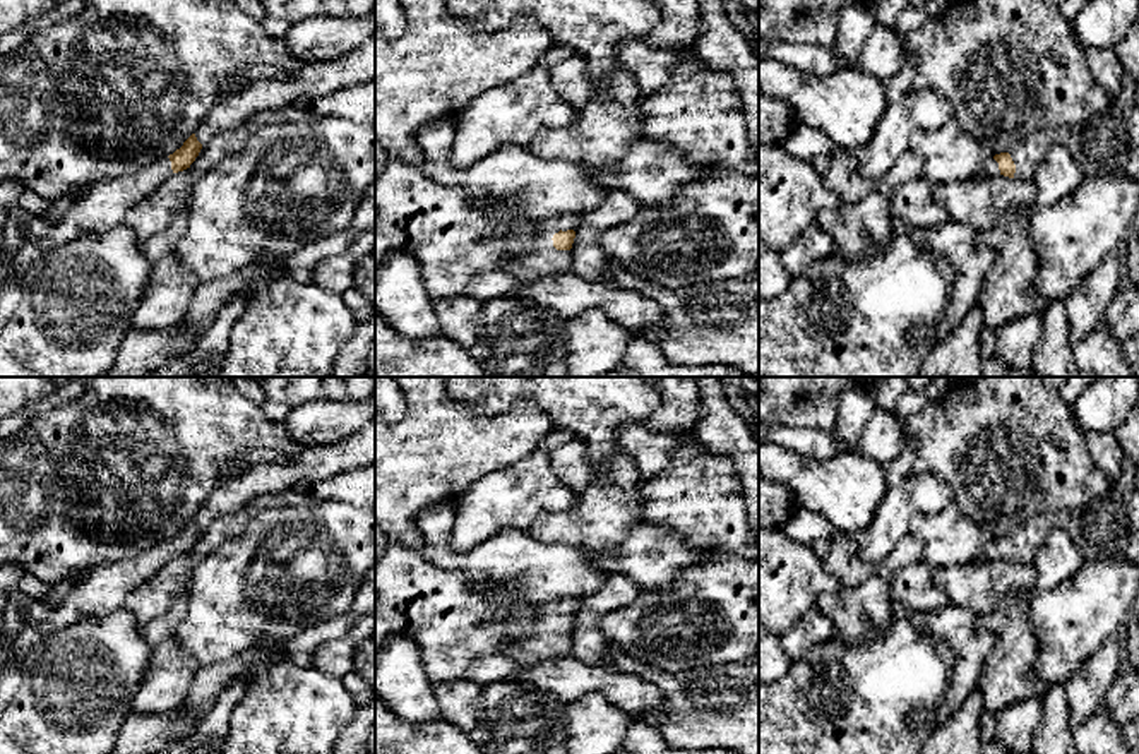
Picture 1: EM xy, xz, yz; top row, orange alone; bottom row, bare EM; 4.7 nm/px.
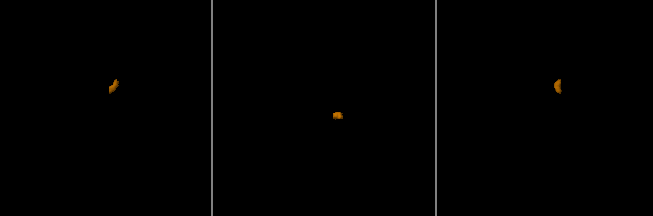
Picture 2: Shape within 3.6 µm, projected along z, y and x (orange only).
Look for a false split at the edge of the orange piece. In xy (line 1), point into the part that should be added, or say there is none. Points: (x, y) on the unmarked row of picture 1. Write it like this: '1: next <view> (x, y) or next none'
1: next xy (355, 451)

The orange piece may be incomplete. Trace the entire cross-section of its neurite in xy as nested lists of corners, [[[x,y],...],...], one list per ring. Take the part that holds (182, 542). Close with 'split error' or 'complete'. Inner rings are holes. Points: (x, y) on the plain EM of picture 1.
[[[375,420],[348,437],[305,447],[288,463],[260,463],[214,487],[199,512],[168,542],[132,559],[99,564],[67,593],[48,619],[27,625],[14,646],[26,656],[46,636],[77,620],[103,617],[127,603],[132,591],[149,581],[173,557],[190,552],[202,530],[216,518],[238,512],[265,495],[279,495],[296,485],[310,485],[375,464]]]; split error

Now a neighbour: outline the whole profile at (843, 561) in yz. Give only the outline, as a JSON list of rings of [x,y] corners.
[[[848,535],[829,542],[829,547],[824,566],[839,579],[841,588],[855,588],[874,572],[874,566],[858,555],[856,543]]]

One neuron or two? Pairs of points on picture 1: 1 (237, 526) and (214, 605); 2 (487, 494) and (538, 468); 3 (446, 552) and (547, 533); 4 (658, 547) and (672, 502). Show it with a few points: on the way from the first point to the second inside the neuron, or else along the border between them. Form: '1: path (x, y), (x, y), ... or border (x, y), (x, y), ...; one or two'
1: border (261, 509), (237, 535), (226, 538), (199, 561); two
2: path (499, 494), (512, 494), (526, 480); one
3: border (526, 530), (542, 540), (572, 545); two
4: border (644, 521), (672, 528), (699, 547); two

